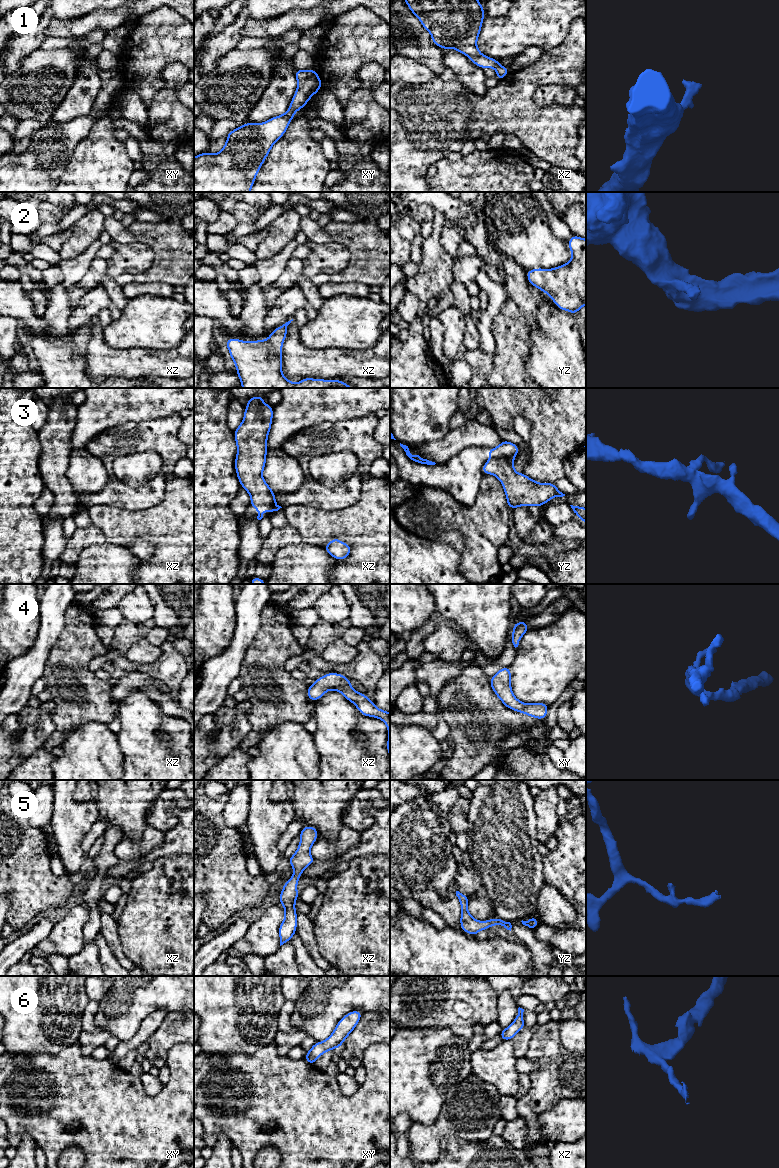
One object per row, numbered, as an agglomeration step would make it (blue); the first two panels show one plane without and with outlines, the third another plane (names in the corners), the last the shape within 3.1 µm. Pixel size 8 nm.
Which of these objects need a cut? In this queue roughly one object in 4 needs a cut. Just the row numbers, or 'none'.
3

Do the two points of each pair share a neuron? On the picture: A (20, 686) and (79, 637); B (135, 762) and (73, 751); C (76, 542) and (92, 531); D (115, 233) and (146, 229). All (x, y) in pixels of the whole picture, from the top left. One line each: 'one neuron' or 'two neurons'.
A: two neurons
B: two neurons
C: one neuron
D: one neuron

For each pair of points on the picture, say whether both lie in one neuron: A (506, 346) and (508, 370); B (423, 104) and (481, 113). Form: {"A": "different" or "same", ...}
{"A": "same", "B": "same"}

